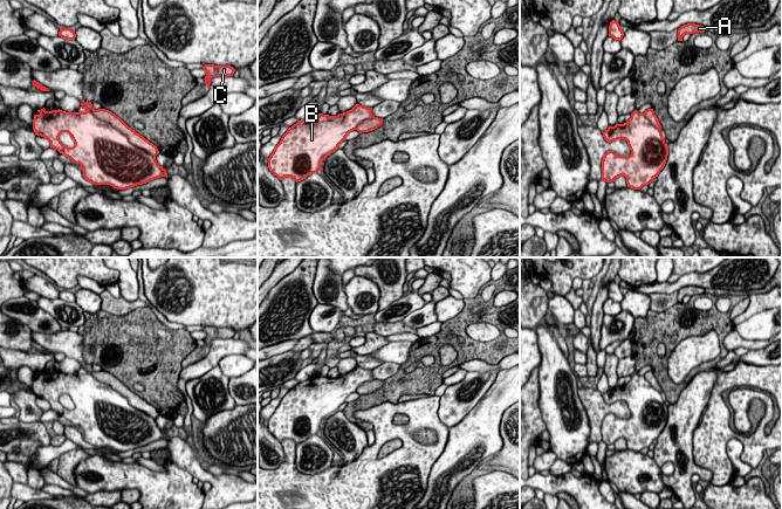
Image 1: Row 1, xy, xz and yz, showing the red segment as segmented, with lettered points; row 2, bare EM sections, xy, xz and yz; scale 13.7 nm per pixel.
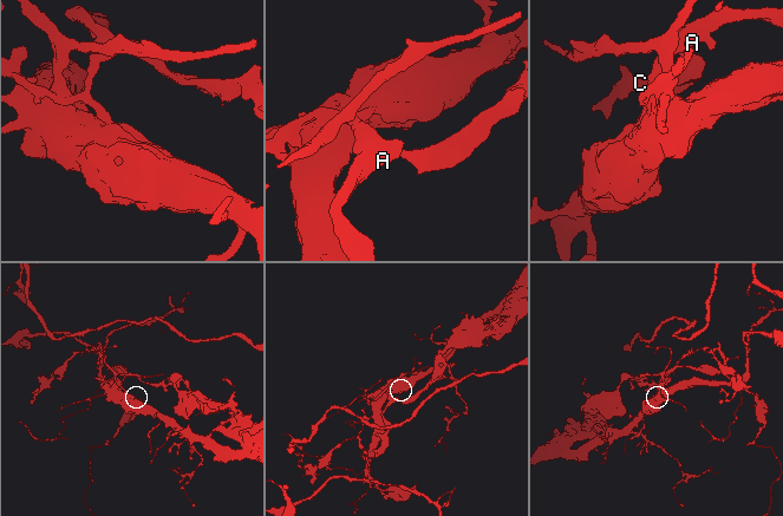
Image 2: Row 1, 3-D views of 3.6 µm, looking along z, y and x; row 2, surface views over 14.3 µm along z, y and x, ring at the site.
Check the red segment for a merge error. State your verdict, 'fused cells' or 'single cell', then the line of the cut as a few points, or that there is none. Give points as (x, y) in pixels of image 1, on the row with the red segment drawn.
fused cells | xy (87, 109), (98, 118), (110, 123), (131, 143), (155, 157)

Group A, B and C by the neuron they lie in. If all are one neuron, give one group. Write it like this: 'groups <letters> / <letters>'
groups A C / B

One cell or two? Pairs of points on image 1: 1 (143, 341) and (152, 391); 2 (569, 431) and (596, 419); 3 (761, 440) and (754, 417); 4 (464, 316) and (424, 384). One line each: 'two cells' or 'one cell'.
1: one cell
2: two cells
3: two cells
4: one cell

